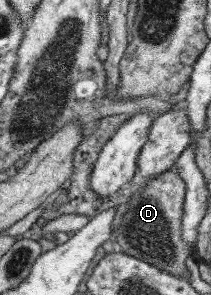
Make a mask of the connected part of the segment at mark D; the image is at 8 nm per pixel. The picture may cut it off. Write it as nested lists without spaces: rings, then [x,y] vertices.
[[[175,164],[165,173],[138,188],[126,201],[126,214],[120,218],[120,224],[114,224],[116,242],[124,253],[141,258],[144,262],[167,270],[170,274],[185,277],[185,262],[188,256],[195,254],[181,237],[181,216],[185,199],[186,183],[175,171]]]

